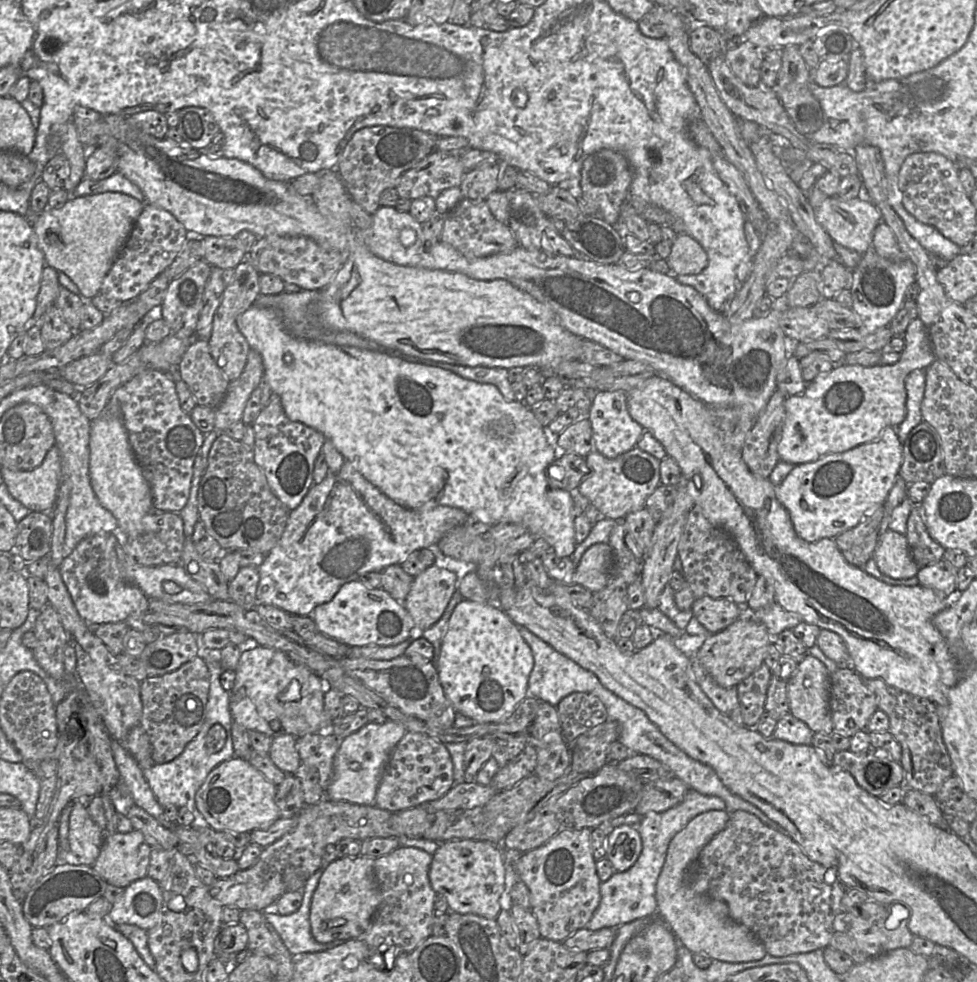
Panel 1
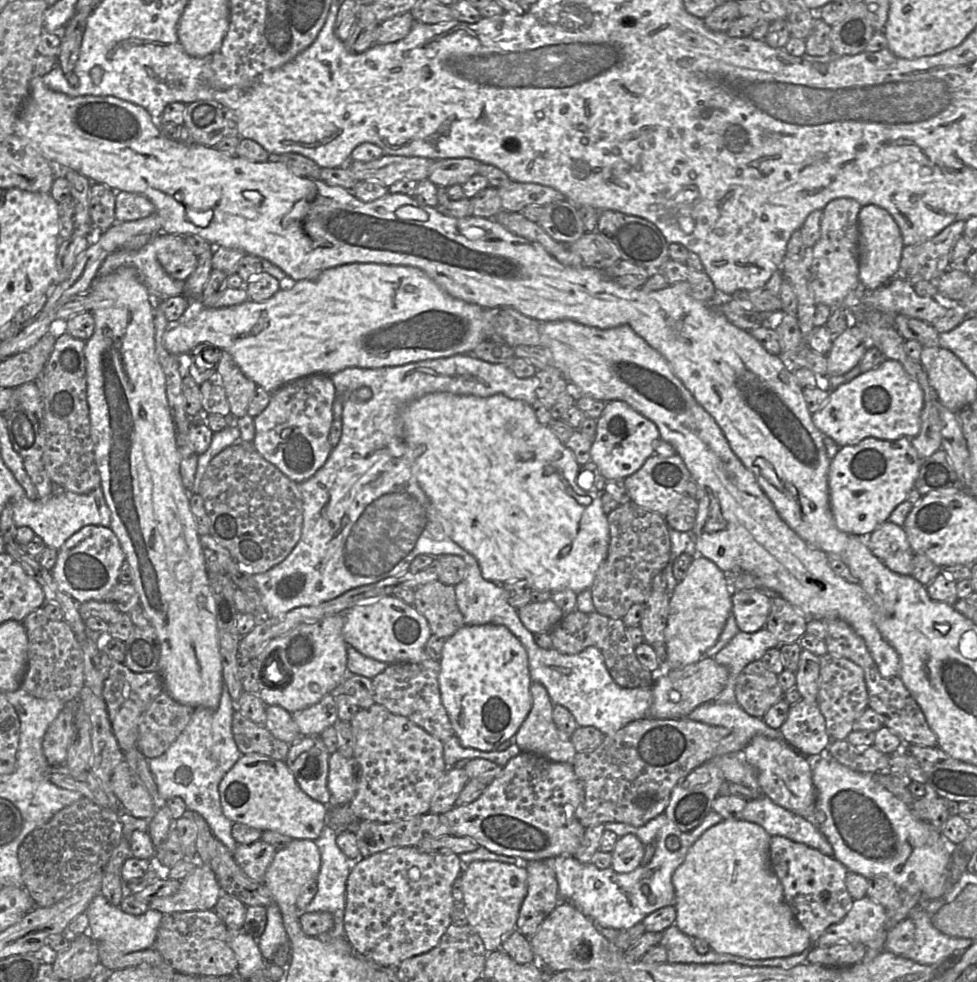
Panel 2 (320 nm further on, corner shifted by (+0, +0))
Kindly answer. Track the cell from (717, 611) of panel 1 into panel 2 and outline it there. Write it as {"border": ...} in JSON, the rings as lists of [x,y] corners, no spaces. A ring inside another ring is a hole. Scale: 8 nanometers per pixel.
{"border":[[[759,589],[733,591],[732,615],[740,631],[754,633],[764,628],[771,607],[771,598]]]}

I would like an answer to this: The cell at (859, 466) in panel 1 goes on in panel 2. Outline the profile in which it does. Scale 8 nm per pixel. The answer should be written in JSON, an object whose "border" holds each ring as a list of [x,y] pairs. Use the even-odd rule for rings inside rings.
{"border":[[[912,438],[881,440],[863,439],[856,445],[841,447],[831,459],[828,473],[830,508],[837,528],[856,536],[868,536],[888,521],[892,511],[915,488],[923,460],[911,442]]]}

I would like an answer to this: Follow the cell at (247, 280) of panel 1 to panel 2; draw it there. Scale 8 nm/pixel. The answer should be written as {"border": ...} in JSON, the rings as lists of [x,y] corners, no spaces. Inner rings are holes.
{"border":[[[222,350],[221,352],[217,374],[230,404],[230,417],[238,419],[248,414],[248,407],[257,384],[242,372],[228,351]]]}

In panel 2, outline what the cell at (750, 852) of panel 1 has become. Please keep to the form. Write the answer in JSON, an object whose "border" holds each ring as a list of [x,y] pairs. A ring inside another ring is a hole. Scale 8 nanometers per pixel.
{"border":[[[783,836],[771,837],[769,857],[771,867],[783,887],[785,900],[791,907],[796,920],[809,933],[813,946],[830,925],[840,922],[851,909],[853,899],[845,885],[848,870],[834,857],[824,855],[814,848]]]}

